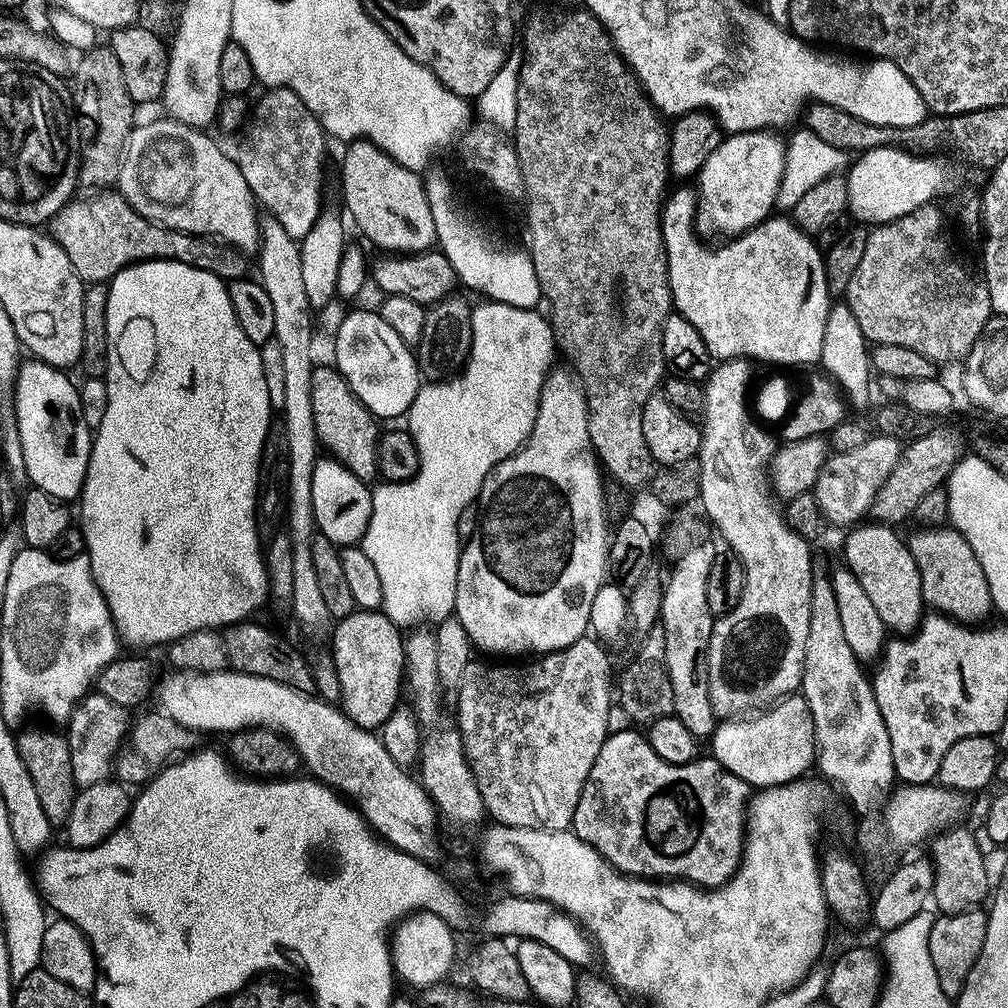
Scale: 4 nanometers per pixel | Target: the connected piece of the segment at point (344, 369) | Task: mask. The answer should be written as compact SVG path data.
M379 311L352 312L336 332L338 371L358 394L380 392L384 384L400 384L401 409L407 410L422 387L422 377L413 349L388 326Z

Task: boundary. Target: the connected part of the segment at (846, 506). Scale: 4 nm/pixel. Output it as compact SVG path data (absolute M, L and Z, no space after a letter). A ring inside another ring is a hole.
M872 434L865 444L855 450L832 452L818 474L814 489L816 501L825 521L829 525L848 524L847 526L863 521L878 490L890 478L890 470L894 470L901 451L902 444L894 437Z

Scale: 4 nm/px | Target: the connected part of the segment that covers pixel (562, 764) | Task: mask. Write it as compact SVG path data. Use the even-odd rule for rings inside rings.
M581 638L568 648L559 652L550 652L539 658L532 658L529 664L483 664L480 658L473 658L462 670L460 687L455 693L456 720L460 729L460 737L464 743L464 753L468 765L472 768L474 782L478 786L478 794L482 794L484 811L497 824L505 824L511 828L533 828L547 832L563 832L571 829L574 818L574 806L578 806L578 798L582 794L582 786L590 774L590 766L594 766L594 758L598 758L598 750L602 750L602 742L610 735L608 728L608 707L614 704L614 684L608 681L612 674L612 666L608 662L605 645L595 638Z

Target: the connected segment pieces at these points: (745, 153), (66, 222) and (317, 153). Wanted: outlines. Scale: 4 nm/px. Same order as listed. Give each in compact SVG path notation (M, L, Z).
M772 130L733 132L725 135L720 141L718 150L714 150L714 154L710 154L710 158L706 158L706 162L698 173L698 179L695 181L697 184L694 184L694 191L697 195L696 231L701 237L735 238L744 232L749 232L755 224L760 224L773 215L774 209L777 207L778 186L782 182L786 147L785 141L779 140L776 136L779 135Z
M96 190L85 200L73 198L65 204L58 214L50 221L50 235L53 240L66 250L66 258L70 258L70 266L80 275L80 279L91 284L102 284L111 282L123 268L130 267L131 264L140 264L144 260L173 260L182 262L191 268L206 270L214 274L220 280L231 282L233 280L243 280L249 275L249 257L232 245L223 243L210 236L195 236L189 232L179 232L173 228L163 228L161 224L150 222L142 218L135 208L132 208L124 201L124 197L116 190Z
M268 88L265 93L253 108L251 105L247 113L246 123L239 133L240 142L236 152L234 151L234 159L242 172L242 178L246 178L246 186L250 186L253 196L256 197L257 205L267 215L277 219L290 238L300 242L310 234L314 222L325 207L325 193L317 194L316 189L325 183L324 160L328 140L318 118L306 106L306 102L302 102L302 98L294 94L294 90Z

